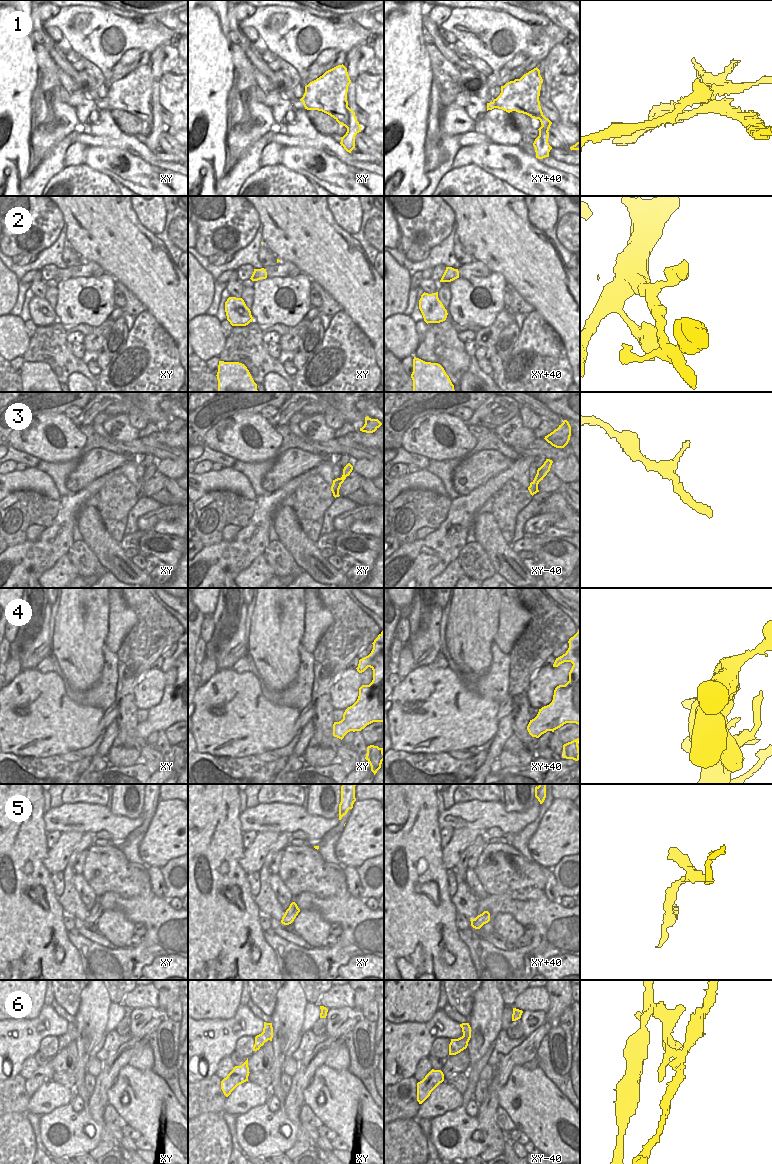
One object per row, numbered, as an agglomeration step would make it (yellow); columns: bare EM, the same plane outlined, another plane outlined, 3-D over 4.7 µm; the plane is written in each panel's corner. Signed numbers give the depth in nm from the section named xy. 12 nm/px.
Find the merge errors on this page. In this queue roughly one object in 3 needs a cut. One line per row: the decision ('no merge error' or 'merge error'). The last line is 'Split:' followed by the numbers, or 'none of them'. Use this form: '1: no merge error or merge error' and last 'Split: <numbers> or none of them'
1: merge error
2: no merge error
3: no merge error
4: no merge error
5: no merge error
6: merge error
Split: 1, 6

